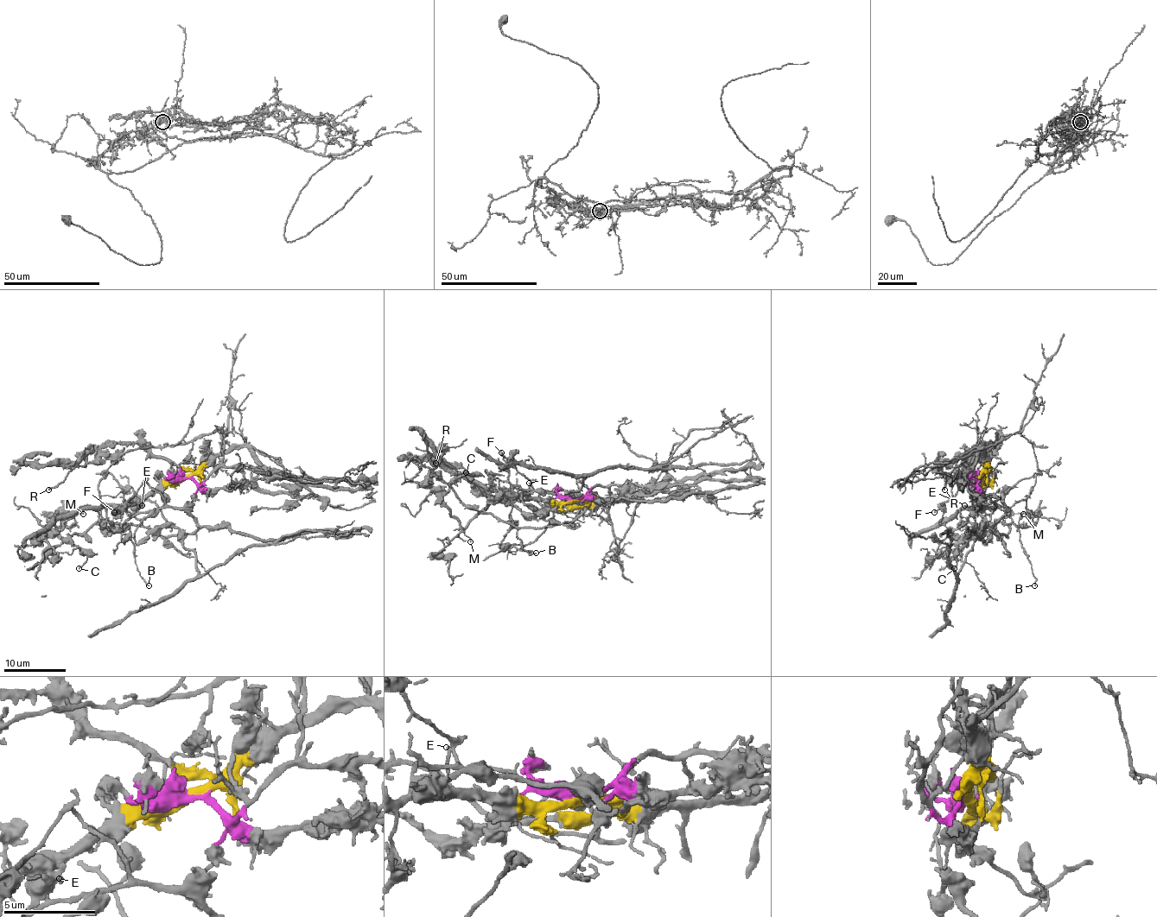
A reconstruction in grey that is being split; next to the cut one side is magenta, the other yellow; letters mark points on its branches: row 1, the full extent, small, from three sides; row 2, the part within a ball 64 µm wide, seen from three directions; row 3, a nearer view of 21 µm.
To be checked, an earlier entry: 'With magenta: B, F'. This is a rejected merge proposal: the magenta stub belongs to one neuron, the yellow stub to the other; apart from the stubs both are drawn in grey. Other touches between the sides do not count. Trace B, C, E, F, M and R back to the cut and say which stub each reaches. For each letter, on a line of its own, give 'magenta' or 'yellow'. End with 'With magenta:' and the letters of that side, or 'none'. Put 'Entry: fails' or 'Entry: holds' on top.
Entry: holds
B: magenta
C: yellow
E: yellow
F: magenta
M: yellow
R: yellow
With magenta: B, F

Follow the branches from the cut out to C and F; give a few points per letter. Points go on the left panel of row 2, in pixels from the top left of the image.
C: (186, 477), (162, 482), (121, 503), (80, 507), (55, 533), (85, 553), (86, 561), (79, 569)
F: (186, 477), (197, 487), (193, 503), (170, 507), (144, 480), (115, 511)

